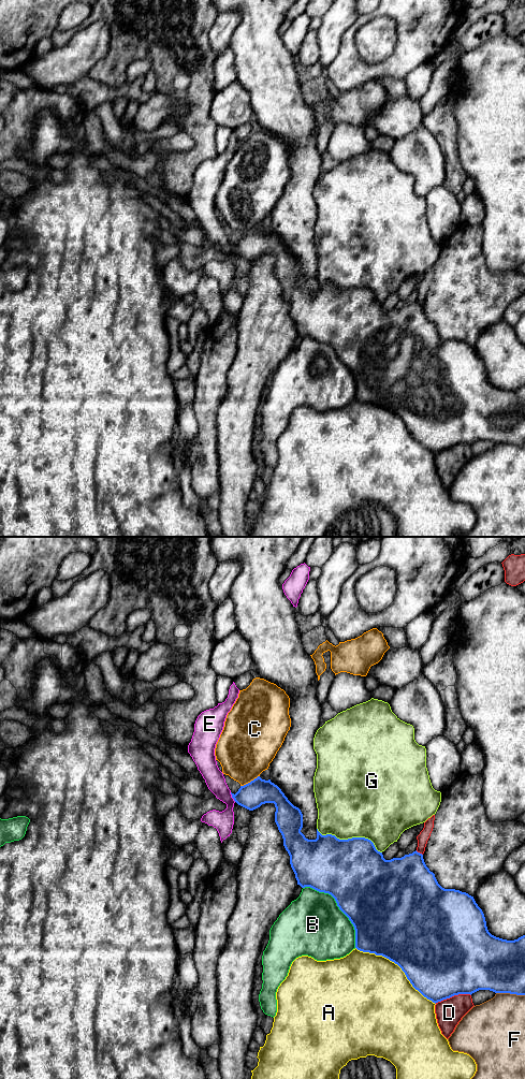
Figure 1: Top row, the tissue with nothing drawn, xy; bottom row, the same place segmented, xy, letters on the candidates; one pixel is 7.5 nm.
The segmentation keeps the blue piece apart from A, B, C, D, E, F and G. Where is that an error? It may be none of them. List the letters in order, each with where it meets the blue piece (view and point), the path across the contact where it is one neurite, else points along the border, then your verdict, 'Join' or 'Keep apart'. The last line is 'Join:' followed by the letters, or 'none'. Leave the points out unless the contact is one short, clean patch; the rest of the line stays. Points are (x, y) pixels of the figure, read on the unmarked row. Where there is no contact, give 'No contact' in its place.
A: Touches blue at xy (398, 416). Keep apart
B: Touches blue at xy (338, 356). Keep apart
C: Touches blue at xy (250, 232). Keep apart
D: Touches blue at xy (452, 446). Keep apart
E: Touches blue at xy (232, 247). Boundary: xy (230, 243), (235, 251). Keep apart
F: Touches blue at xy (510, 443). Keep apart
G: Touches blue at xy (350, 289). Keep apart
Join: none

